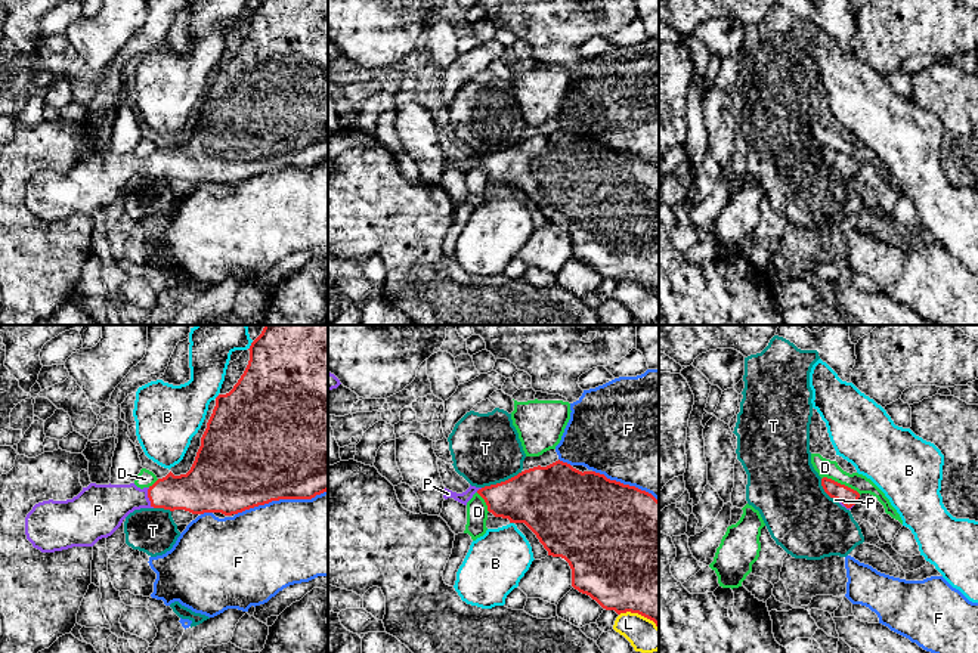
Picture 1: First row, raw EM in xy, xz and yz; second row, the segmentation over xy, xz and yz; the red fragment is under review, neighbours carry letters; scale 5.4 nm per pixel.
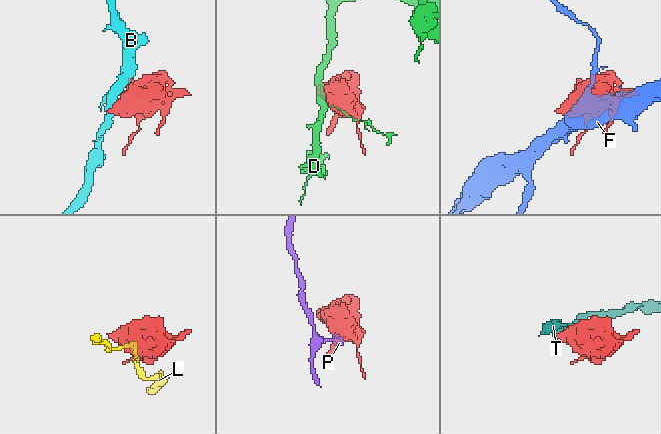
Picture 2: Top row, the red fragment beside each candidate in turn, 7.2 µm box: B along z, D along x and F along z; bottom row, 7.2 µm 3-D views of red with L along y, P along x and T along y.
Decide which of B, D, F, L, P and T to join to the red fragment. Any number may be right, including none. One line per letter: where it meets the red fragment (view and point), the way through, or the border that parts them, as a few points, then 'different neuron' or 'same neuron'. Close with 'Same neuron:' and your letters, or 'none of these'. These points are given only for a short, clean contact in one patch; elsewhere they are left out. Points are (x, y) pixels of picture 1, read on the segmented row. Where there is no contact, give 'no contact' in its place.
B: meets red in xy at (217, 396); different neuron
D: meets red in yz at (839, 483); different neuron
F: meets red in xy at (281, 498); different neuron
L: meets red in xz at (640, 613); different neuron
P: meets red in xy at (148, 497); runs through xy (194, 492), (166, 492), (148, 497), (124, 498), (104, 507); same neuron
T: meets red in xz at (501, 482); border along xz (522, 472), (482, 488); different neuron
Same neuron: P

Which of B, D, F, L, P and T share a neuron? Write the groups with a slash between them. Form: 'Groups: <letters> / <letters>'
Groups: B / D / F / L / P / T

